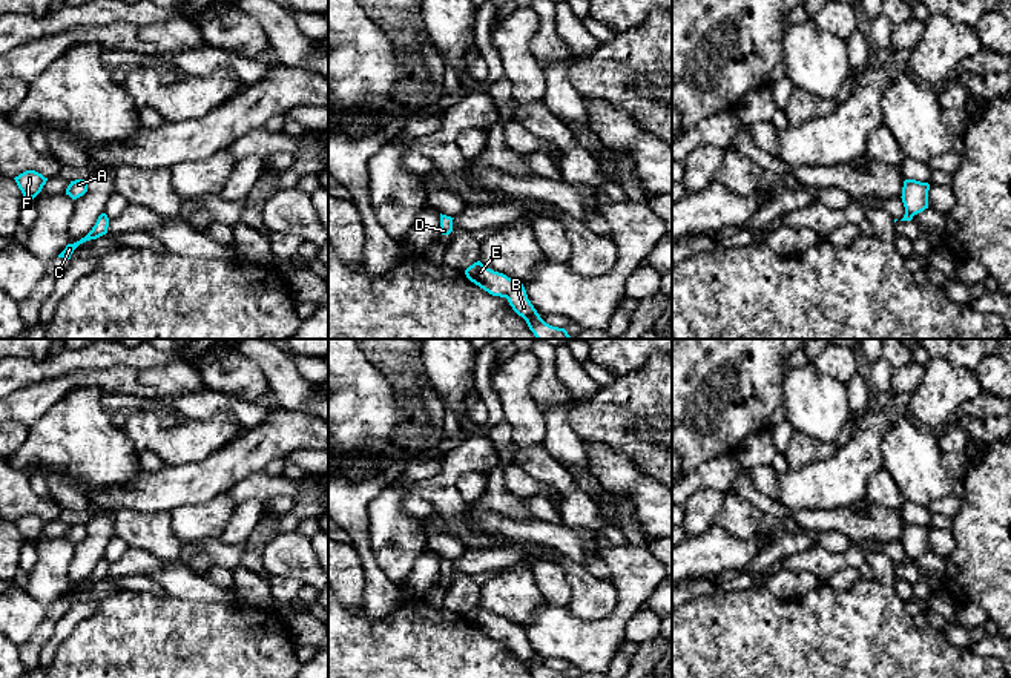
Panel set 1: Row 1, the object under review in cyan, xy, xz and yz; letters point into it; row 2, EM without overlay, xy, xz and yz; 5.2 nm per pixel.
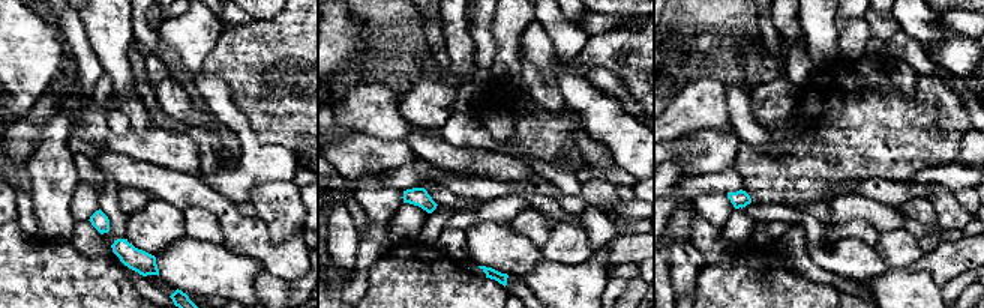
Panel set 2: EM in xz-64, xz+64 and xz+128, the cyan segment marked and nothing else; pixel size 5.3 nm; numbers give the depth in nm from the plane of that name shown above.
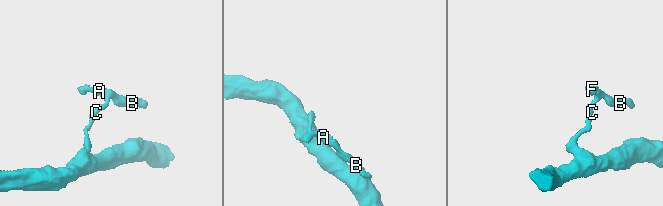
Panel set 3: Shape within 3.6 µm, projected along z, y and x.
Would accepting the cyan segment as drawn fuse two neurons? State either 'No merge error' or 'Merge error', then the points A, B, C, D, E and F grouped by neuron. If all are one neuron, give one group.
No merge error. Groups: A B C D E F

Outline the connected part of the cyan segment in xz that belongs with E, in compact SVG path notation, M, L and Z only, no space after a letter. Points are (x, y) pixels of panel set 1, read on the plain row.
M480 604L465 614L466 621L492 640L506 641L512 653L522 660L534 678L568 678L565 672L546 667L531 644L522 626L494 615Z

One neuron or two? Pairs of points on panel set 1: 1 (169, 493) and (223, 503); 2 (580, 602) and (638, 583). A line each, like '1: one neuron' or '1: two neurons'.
1: two neurons
2: two neurons

